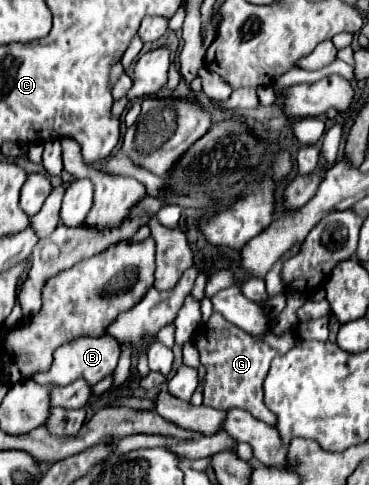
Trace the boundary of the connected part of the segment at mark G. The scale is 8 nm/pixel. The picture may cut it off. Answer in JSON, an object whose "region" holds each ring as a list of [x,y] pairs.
{"region":[[[213,313],[209,323],[205,323],[201,333],[195,337],[195,345],[199,347],[201,363],[207,369],[203,403],[213,409],[239,407],[249,411],[255,419],[275,425],[277,417],[263,403],[263,381],[271,361],[277,355],[285,355],[295,345],[295,335],[275,337],[273,333],[267,333],[263,341],[257,341],[243,329],[237,329],[233,323],[225,321],[219,313]]]}

